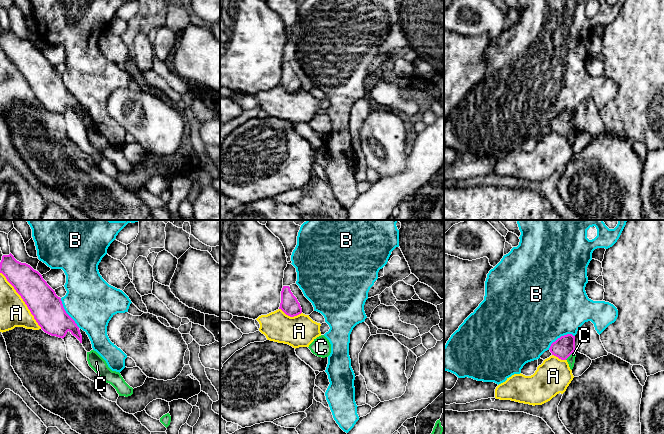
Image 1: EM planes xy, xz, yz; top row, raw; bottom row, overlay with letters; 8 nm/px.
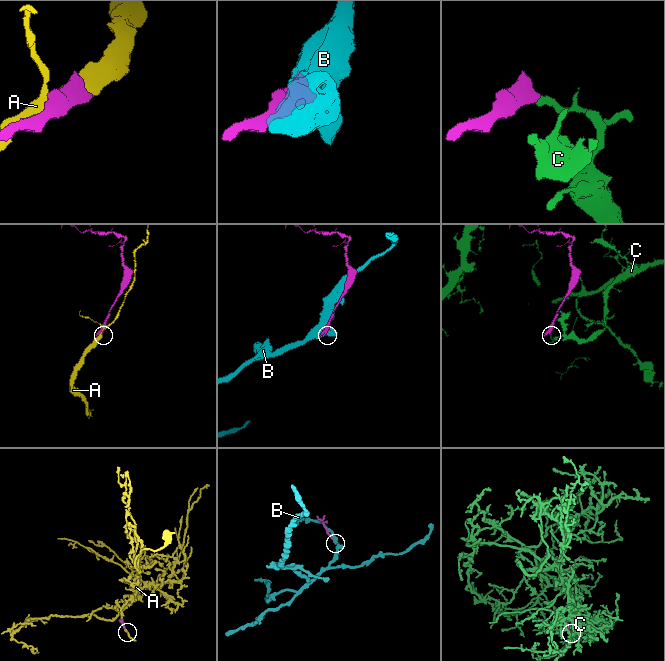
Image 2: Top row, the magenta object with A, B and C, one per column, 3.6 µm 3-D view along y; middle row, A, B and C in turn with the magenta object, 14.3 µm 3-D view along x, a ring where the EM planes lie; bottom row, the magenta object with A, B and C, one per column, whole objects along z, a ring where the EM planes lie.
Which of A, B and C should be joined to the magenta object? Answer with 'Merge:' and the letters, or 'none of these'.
Merge: none of these

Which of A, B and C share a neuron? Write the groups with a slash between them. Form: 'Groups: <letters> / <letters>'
Groups: A / B / C

